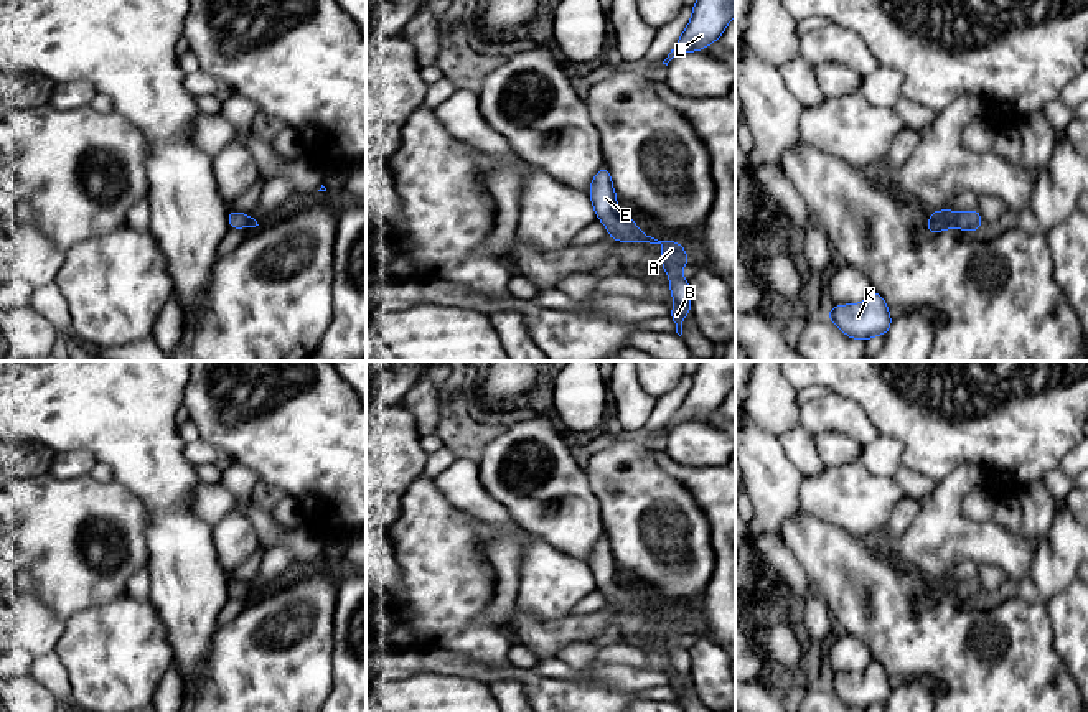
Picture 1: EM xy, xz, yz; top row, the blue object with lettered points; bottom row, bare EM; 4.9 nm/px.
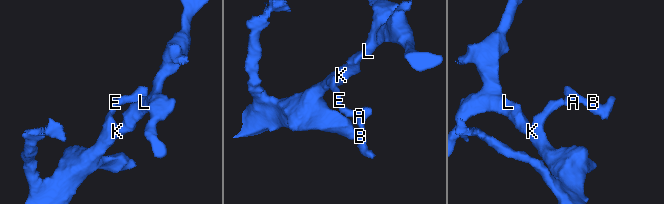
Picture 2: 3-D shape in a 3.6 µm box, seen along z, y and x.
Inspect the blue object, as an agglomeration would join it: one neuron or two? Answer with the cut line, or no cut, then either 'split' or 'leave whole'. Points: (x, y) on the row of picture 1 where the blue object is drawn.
cut none; leave whole

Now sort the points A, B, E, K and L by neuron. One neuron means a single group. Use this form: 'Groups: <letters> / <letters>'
Groups: A B E K L

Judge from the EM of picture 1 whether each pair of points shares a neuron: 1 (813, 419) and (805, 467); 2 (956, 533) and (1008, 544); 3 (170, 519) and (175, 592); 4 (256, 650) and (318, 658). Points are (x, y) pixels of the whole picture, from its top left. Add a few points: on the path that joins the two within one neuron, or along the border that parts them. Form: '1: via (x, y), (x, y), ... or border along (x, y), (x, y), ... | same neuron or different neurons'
1: border along (800, 424), (813, 435) | different neurons
2: via (970, 541), (994, 544) | same neuron
3: via (175, 538), (175, 574) | same neuron
4: via (271, 658), (304, 658) | same neuron

